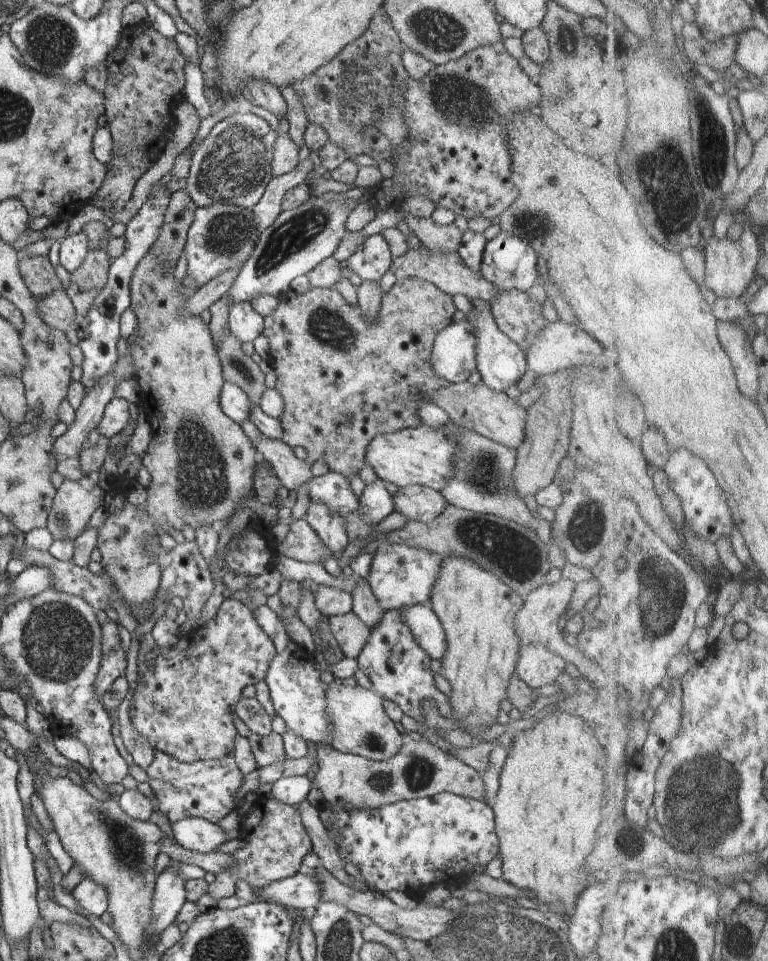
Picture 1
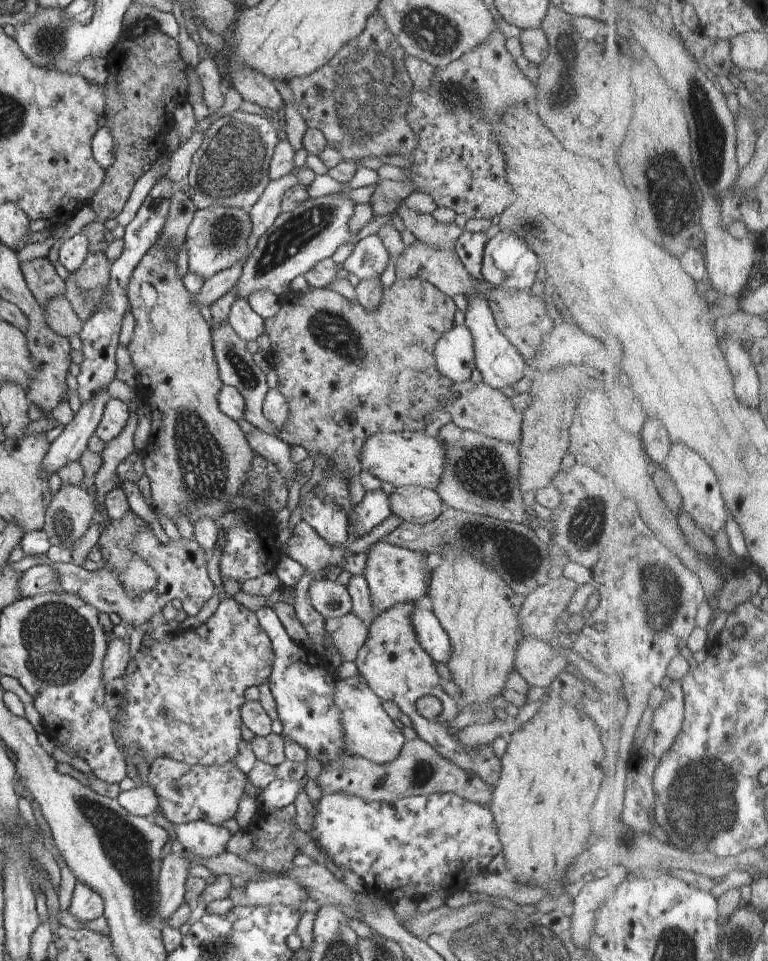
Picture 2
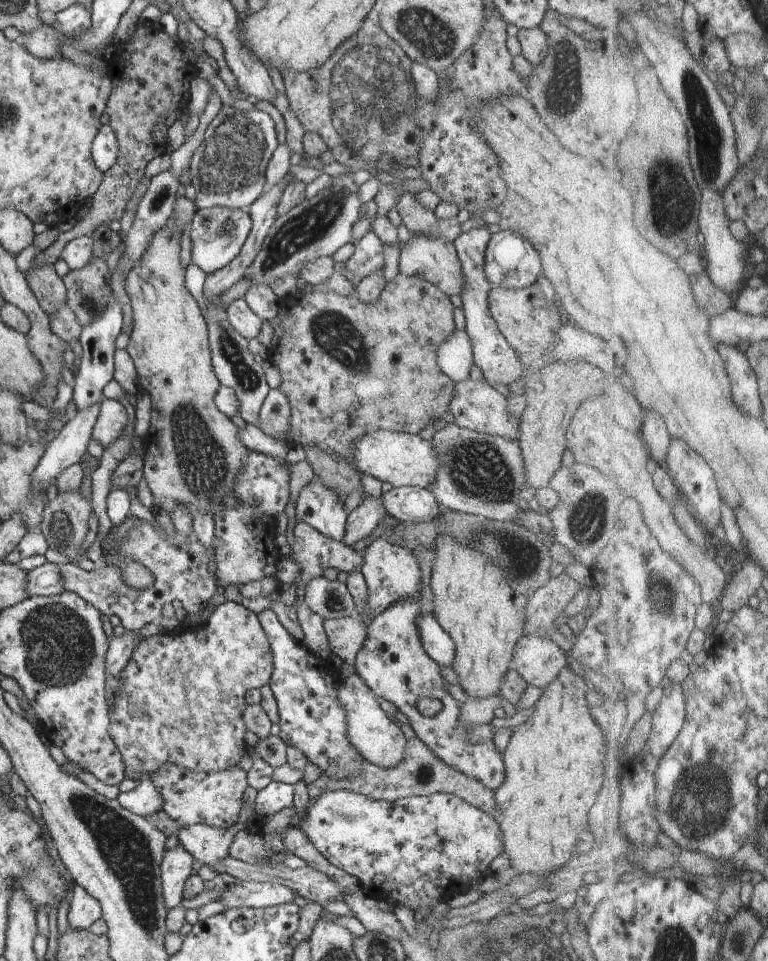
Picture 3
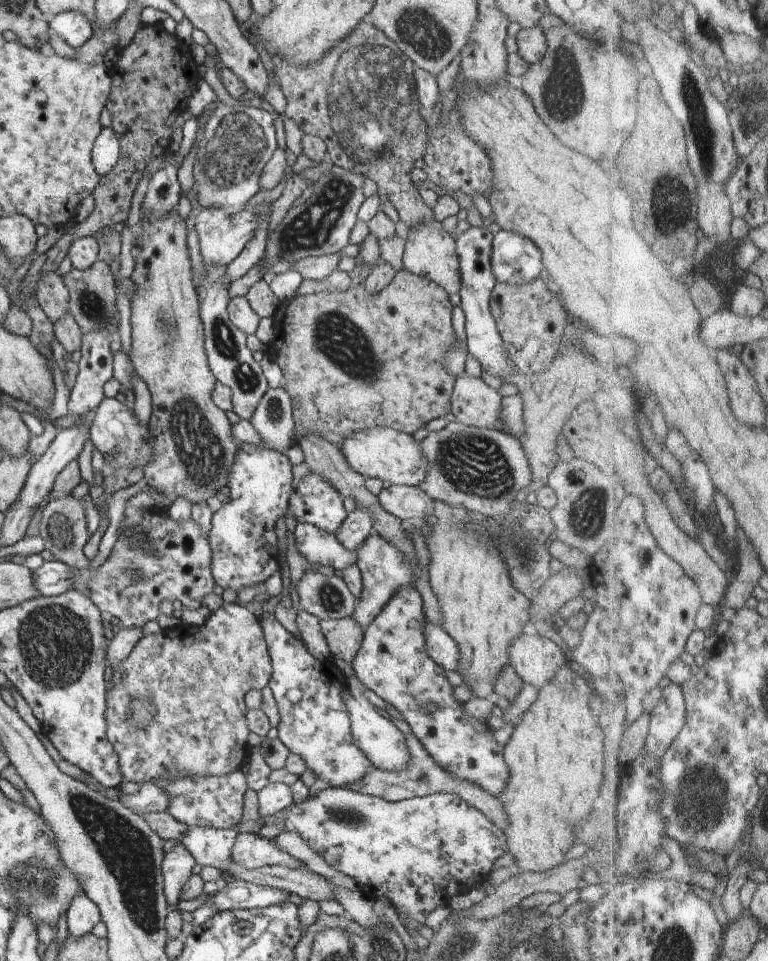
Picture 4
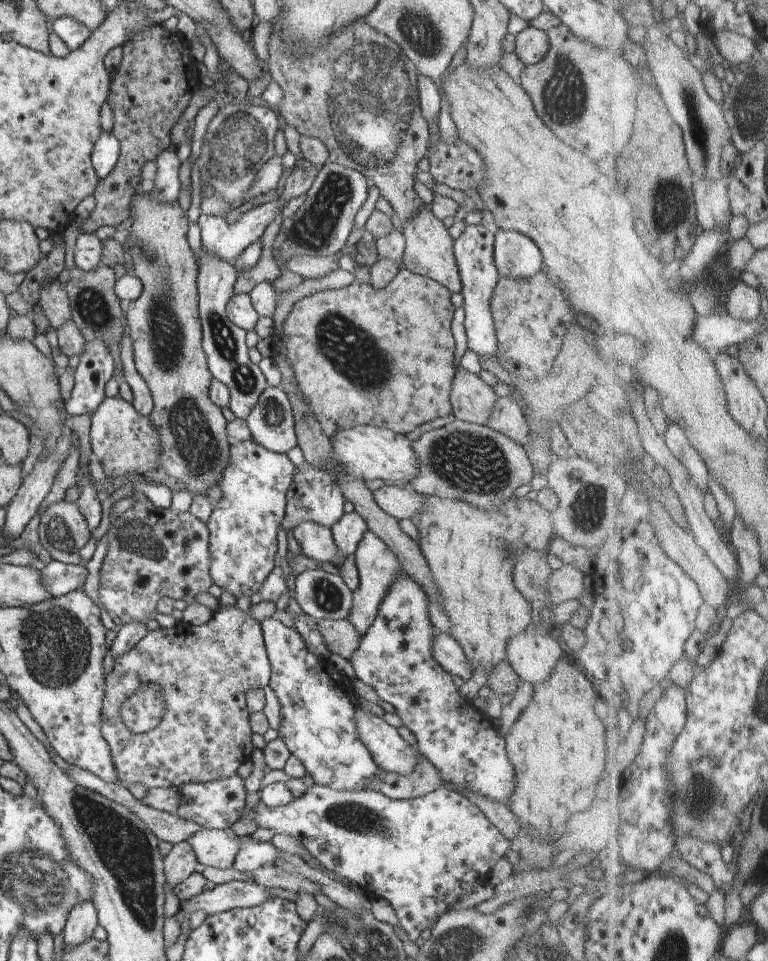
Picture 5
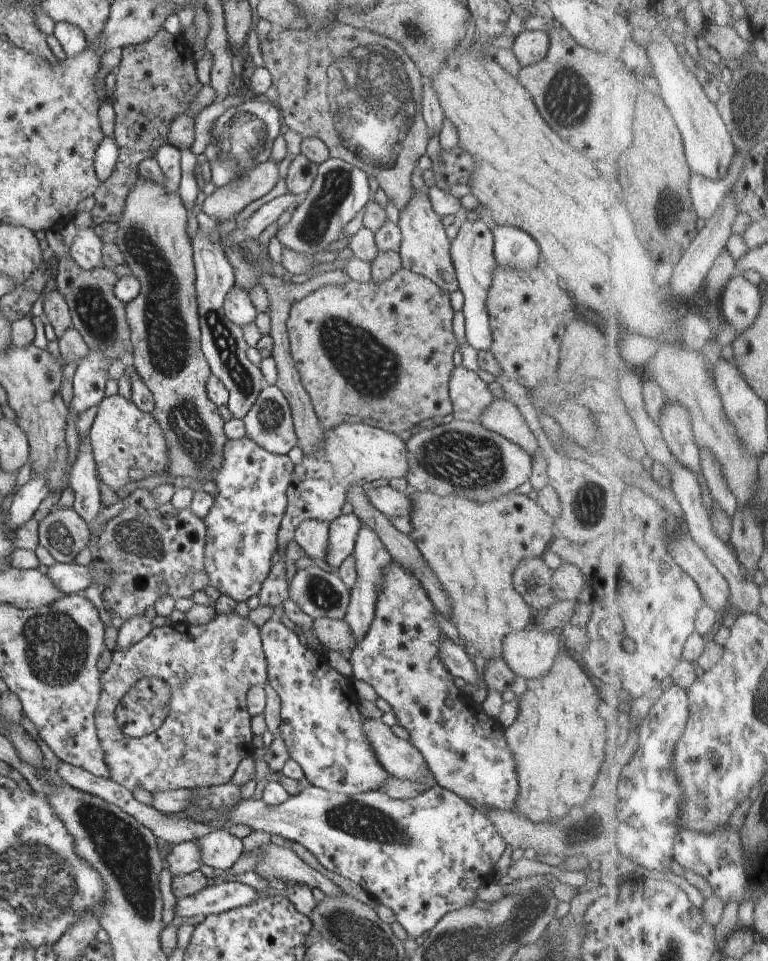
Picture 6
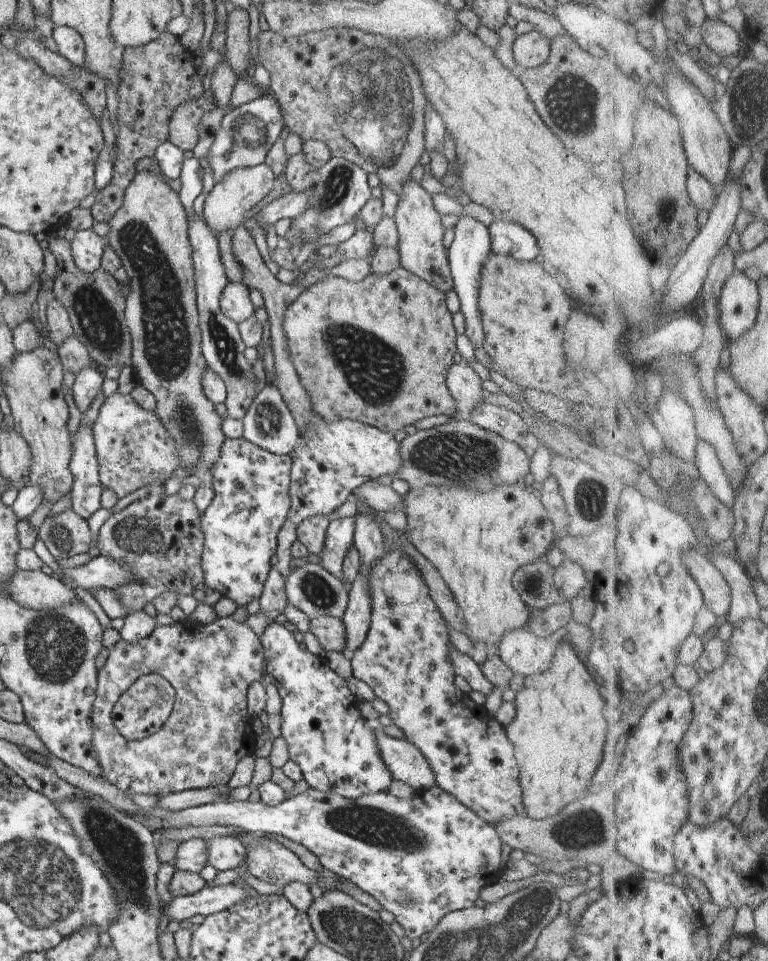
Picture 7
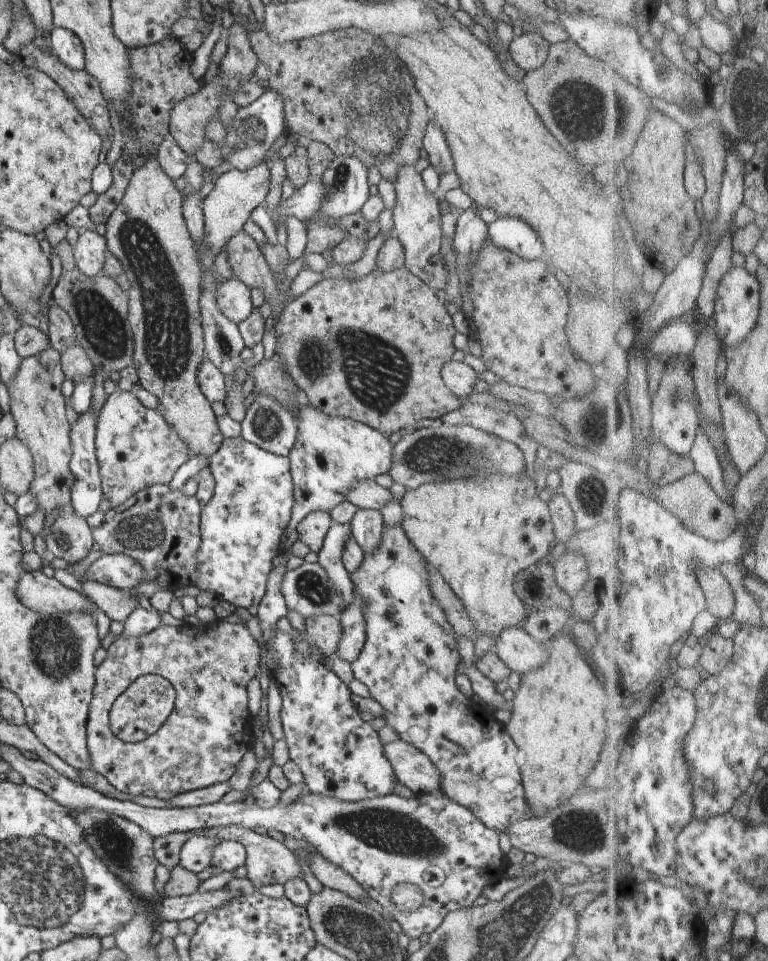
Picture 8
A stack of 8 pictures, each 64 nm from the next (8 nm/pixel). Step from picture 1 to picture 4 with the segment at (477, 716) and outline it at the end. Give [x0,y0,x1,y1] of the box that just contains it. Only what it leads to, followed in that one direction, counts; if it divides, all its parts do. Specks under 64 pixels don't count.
[425,499,555,696]

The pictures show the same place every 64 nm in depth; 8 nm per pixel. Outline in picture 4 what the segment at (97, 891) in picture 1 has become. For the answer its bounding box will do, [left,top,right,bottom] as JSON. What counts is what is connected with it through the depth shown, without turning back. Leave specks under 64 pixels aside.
[68,889,101,937]

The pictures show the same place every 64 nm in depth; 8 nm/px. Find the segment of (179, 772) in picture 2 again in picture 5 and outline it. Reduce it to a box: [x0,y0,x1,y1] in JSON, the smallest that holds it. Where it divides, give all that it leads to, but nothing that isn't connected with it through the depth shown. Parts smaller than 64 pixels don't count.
[176,774,246,829]

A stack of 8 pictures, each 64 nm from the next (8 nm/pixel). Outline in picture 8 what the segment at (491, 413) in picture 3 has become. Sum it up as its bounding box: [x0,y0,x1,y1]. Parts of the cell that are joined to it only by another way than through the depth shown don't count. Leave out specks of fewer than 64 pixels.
[441,360,476,409]

